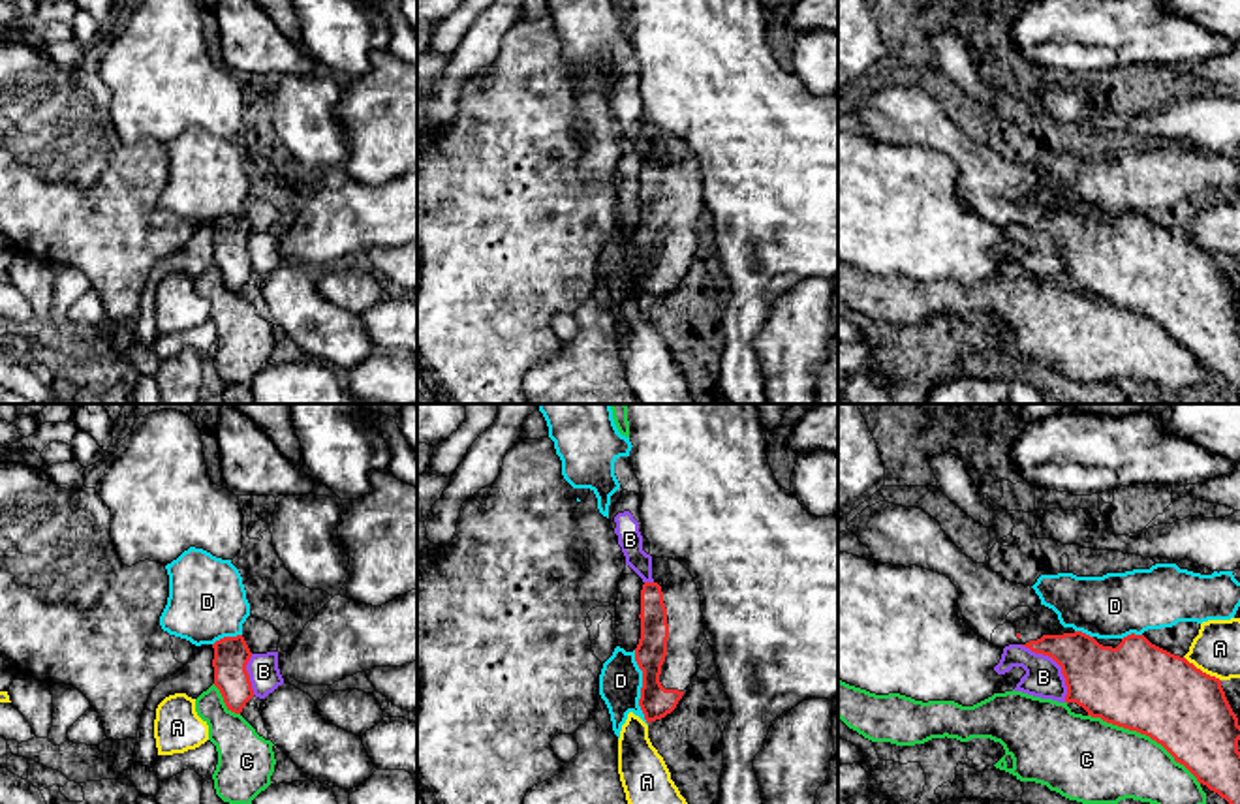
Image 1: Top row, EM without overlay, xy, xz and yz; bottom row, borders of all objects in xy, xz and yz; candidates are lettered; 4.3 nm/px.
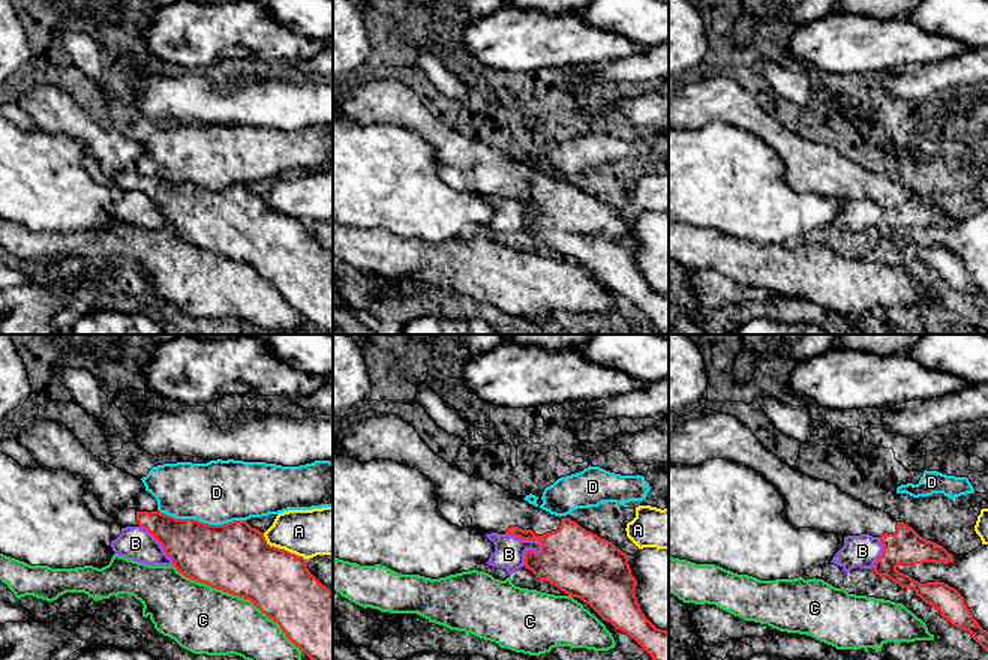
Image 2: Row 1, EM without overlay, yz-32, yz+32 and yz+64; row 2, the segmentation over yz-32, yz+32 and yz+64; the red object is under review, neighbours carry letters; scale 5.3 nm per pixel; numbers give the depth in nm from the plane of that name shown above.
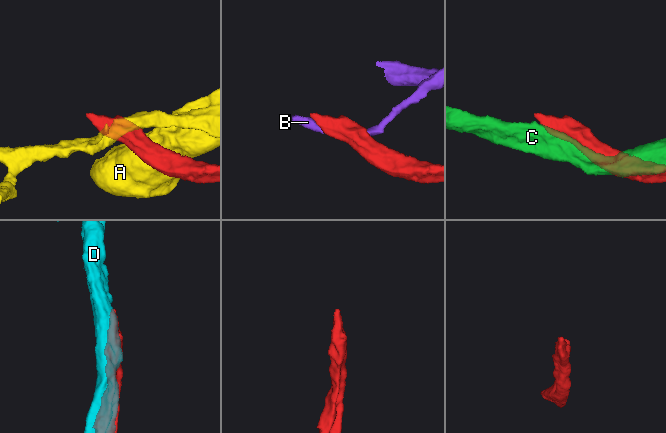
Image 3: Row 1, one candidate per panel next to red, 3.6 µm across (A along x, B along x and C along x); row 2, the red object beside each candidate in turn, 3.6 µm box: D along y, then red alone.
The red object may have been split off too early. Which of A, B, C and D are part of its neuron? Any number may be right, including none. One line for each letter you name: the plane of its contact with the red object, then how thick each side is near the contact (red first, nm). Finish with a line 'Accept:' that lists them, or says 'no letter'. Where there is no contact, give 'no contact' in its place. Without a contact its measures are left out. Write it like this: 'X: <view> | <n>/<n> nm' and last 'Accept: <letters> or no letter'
Accept: no letter

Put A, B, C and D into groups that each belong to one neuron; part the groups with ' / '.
A / B / C / D

